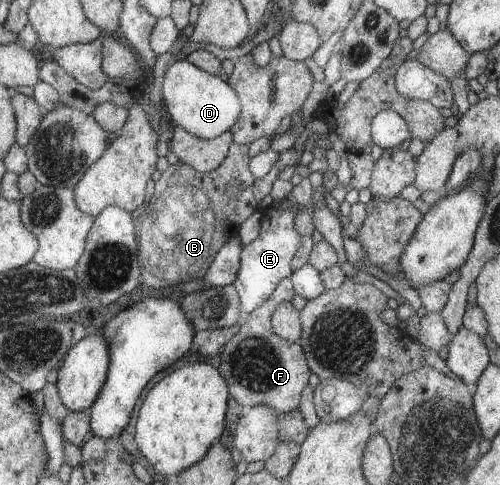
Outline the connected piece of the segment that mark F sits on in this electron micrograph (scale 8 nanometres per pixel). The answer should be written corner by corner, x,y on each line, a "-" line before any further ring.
290,277
281,280
270,298
246,316
246,322
222,348
220,372
228,381
232,398
245,409
268,404
277,413
287,413
299,408
302,391
310,378
307,355
299,342
284,340
271,324
279,304
294,297
294,288

